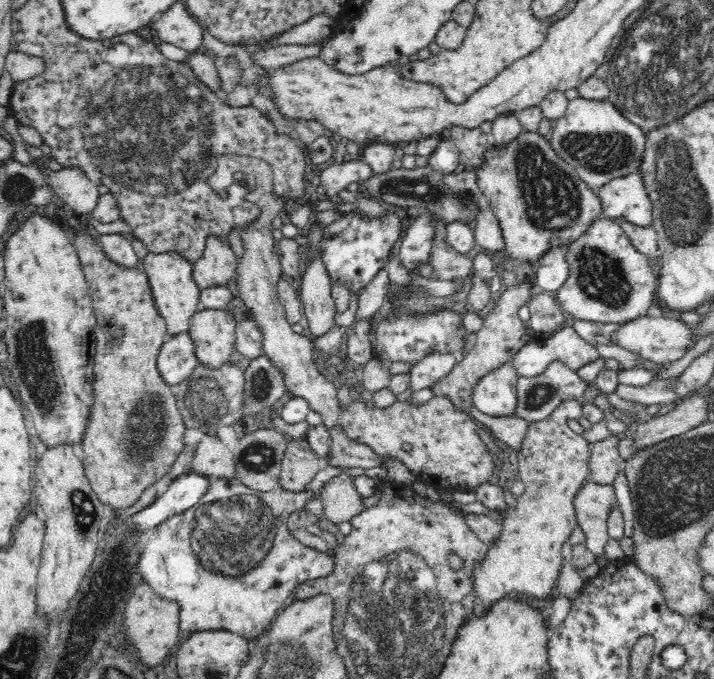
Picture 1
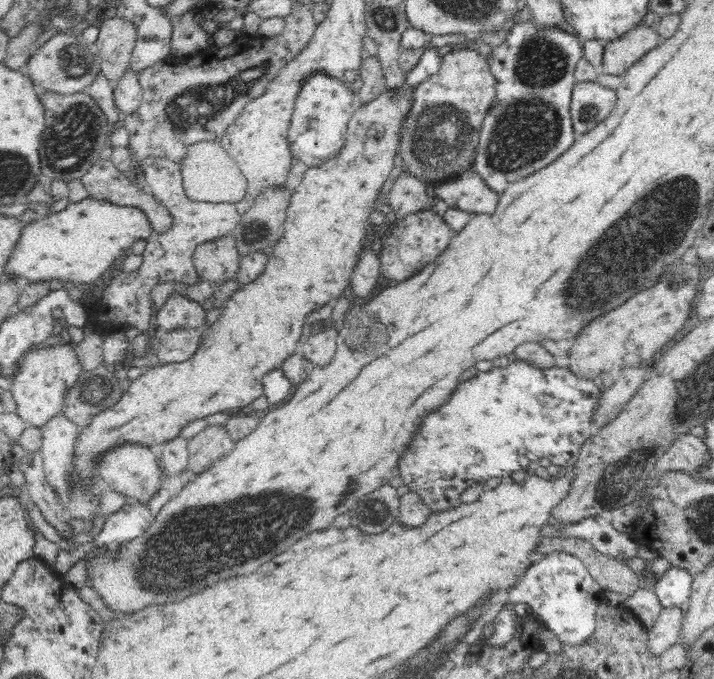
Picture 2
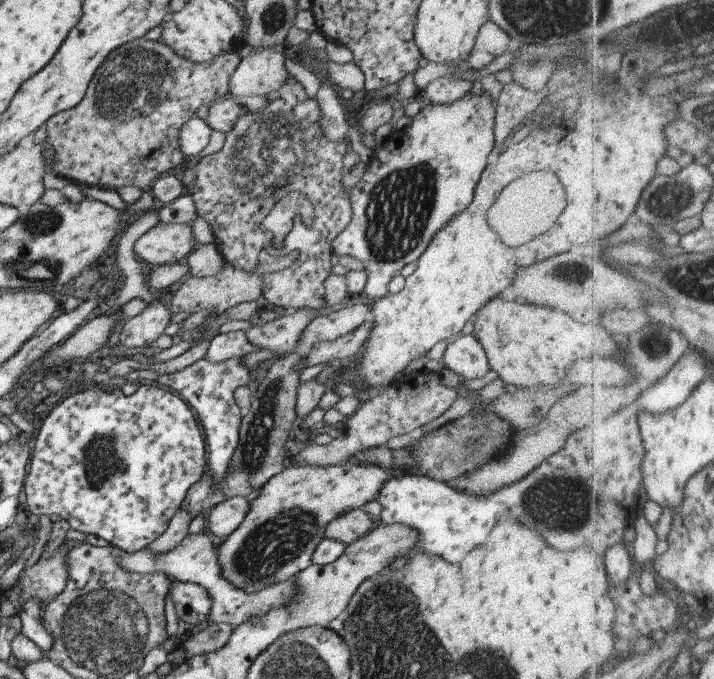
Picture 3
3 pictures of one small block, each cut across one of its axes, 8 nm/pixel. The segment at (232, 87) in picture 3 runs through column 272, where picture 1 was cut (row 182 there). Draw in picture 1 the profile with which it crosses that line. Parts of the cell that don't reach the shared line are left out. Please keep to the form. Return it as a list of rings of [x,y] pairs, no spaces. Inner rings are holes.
[[[78,167],[48,171],[47,181],[56,196],[60,196],[77,213],[90,214],[98,204],[98,186]]]

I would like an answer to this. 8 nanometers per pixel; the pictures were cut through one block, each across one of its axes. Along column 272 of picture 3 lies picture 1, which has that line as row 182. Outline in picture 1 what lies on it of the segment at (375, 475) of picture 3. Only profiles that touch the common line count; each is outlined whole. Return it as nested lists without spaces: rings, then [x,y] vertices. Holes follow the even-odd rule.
[[[522,131],[516,139],[511,140],[505,145],[496,145],[491,144],[485,150],[484,153],[484,162],[476,167],[472,168],[478,177],[477,185],[480,187],[482,194],[487,198],[489,202],[488,208],[496,215],[498,222],[500,223],[500,228],[502,231],[502,236],[505,244],[505,252],[508,254],[514,261],[515,264],[527,268],[538,261],[544,253],[547,253],[552,247],[561,247],[568,246],[571,242],[574,242],[577,238],[580,238],[580,235],[592,224],[595,220],[602,218],[603,210],[601,207],[601,200],[598,194],[595,193],[594,189],[584,183],[578,173],[576,173],[575,168],[568,164],[564,159],[558,156],[558,153],[552,148],[552,145],[544,138],[544,135],[540,135],[537,132]]]

